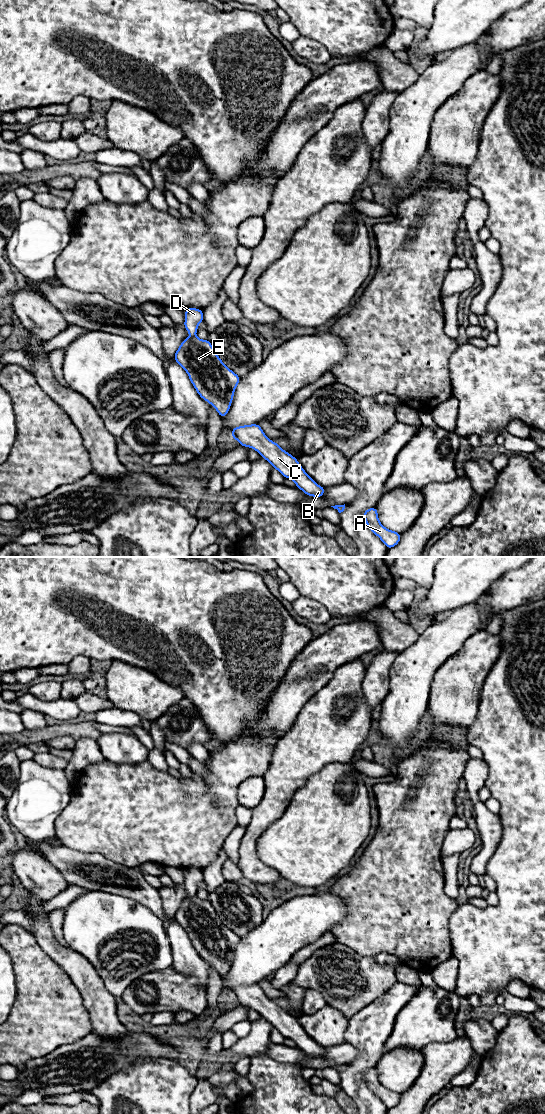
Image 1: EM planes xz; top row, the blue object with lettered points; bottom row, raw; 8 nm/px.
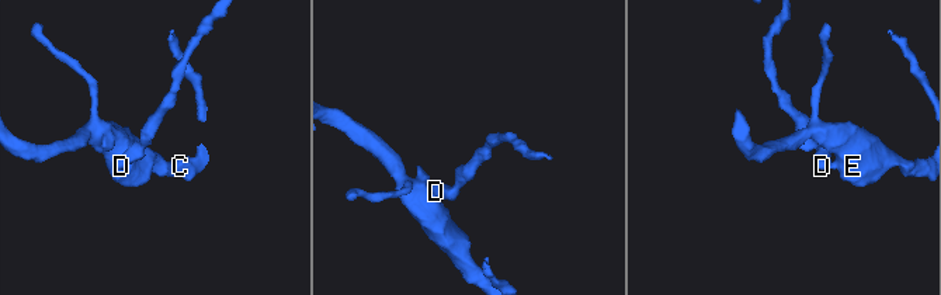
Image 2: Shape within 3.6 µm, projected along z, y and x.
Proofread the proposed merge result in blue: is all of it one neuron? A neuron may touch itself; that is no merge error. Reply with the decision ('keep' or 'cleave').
keep

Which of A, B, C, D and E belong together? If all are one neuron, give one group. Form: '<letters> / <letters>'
A B C D E

